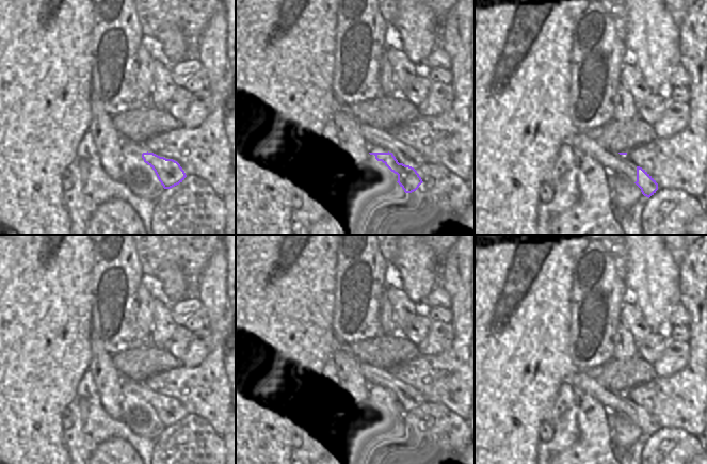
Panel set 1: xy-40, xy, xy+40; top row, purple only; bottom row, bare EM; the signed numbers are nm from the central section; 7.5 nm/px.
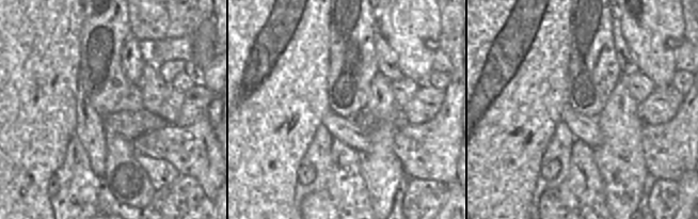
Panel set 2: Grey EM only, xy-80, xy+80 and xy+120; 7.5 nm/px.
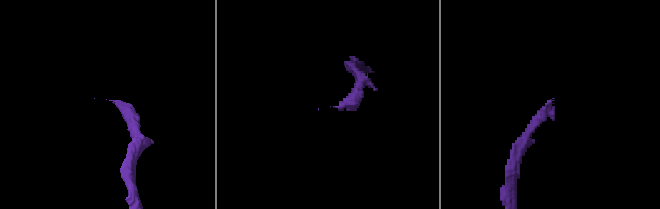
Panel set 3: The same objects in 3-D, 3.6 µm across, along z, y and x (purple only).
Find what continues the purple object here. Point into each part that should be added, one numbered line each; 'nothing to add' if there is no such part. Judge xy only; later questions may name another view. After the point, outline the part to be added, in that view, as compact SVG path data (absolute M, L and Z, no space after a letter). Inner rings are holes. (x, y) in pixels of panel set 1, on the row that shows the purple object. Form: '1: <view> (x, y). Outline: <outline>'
1: xy (369, 159). Outline: M360 151L359 153L361 158L364 159L364 161L366 162L366 165L375 165L382 170L384 170L385 172L387 172L396 181L398 181L398 175L395 174L393 172L391 172L386 165L385 163L383 163L382 161L377 161L375 159L374 155L370 155L368 153L364 153Z

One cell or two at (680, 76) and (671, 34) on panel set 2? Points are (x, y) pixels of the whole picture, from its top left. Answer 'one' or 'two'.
two

